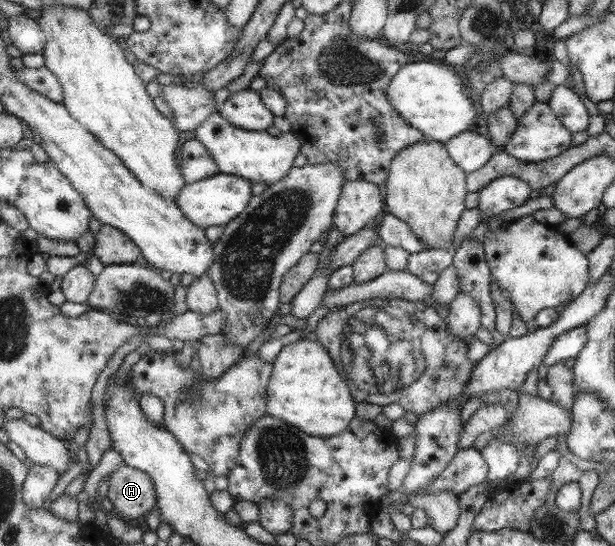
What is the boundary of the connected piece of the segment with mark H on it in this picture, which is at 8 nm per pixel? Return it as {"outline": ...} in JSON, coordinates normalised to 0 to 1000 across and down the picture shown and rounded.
{"outline":[[[203,850],[177,870],[174,912],[184,923],[182,934],[215,958],[221,958],[229,945],[239,947],[239,941],[249,938],[259,921],[254,886],[249,883],[247,872]]]}

